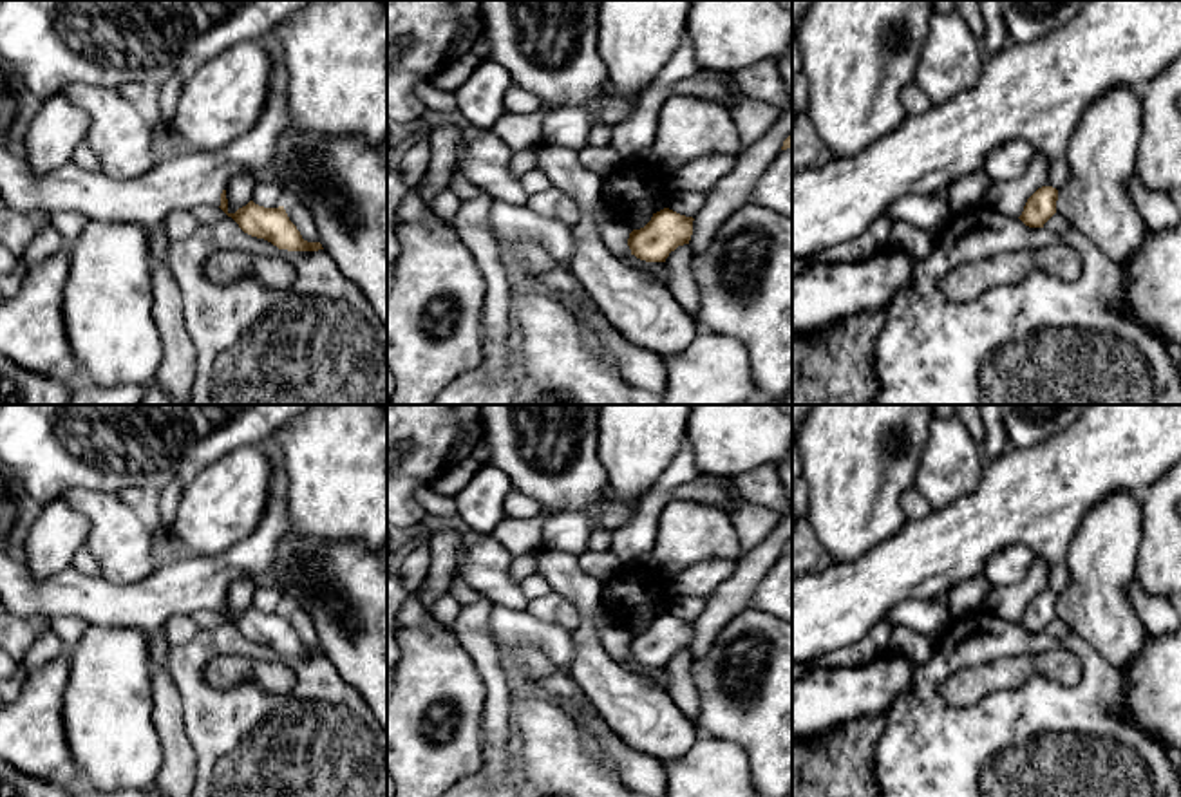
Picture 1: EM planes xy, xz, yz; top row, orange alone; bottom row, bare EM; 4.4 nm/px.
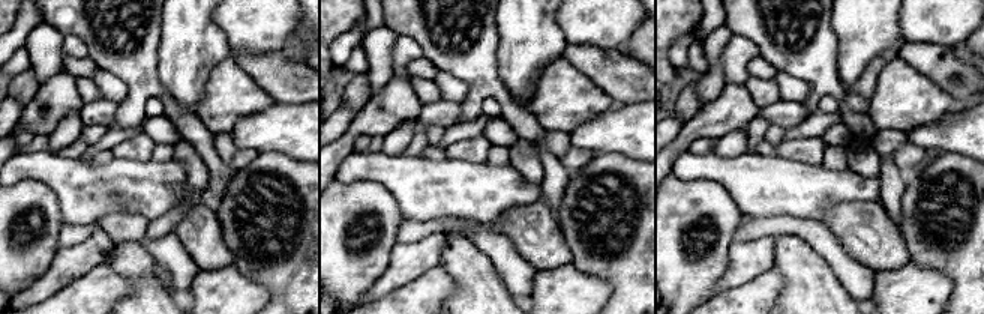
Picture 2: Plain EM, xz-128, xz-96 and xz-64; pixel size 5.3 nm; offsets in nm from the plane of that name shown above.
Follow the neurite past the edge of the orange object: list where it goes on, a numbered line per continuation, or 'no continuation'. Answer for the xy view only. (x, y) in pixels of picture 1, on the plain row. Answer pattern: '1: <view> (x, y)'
1: xy (185, 586)

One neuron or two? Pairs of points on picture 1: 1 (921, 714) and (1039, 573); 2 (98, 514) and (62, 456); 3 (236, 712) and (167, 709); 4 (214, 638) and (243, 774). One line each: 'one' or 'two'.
1: two
2: two
3: two
4: one

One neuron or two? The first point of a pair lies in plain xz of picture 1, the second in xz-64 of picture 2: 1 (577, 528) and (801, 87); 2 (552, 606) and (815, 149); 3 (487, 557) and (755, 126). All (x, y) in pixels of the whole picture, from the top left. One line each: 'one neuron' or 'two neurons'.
1: one neuron
2: one neuron
3: two neurons

